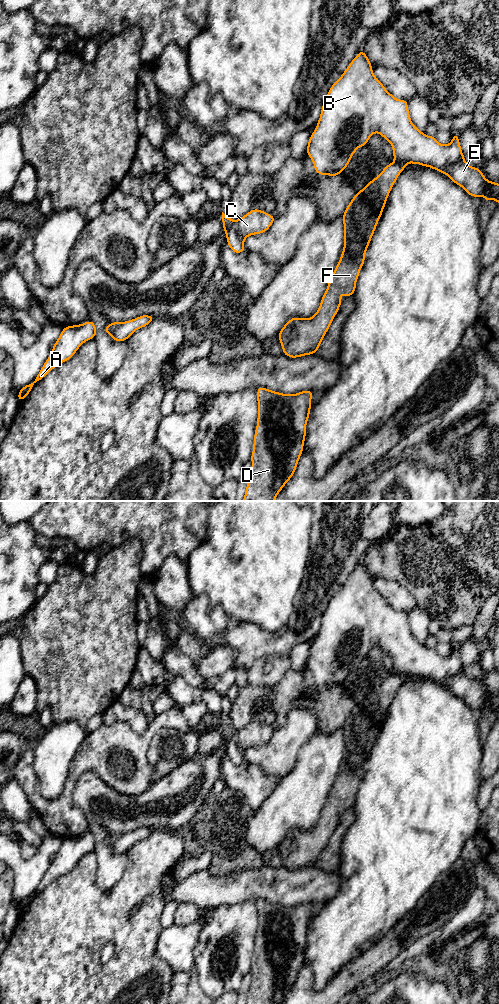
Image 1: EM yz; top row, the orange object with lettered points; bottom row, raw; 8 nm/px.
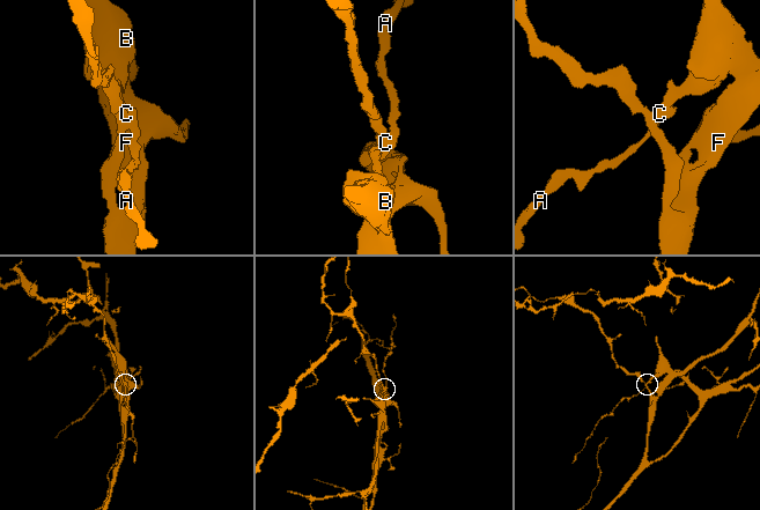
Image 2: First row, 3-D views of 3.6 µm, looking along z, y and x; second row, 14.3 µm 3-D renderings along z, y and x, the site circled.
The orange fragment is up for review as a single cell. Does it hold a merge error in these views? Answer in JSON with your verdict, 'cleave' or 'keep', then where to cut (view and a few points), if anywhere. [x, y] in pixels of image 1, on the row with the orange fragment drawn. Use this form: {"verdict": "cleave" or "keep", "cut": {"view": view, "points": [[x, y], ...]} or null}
{"verdict": "cleave", "cut": {"view": "yz", "points": [[233, 221], [238, 235], [243, 242]]}}

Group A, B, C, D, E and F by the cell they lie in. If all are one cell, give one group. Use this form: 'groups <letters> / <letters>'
groups A B C E / D F

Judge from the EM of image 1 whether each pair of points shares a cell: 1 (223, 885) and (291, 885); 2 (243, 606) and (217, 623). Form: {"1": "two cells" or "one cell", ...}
{"1": "one cell", "2": "two cells"}

